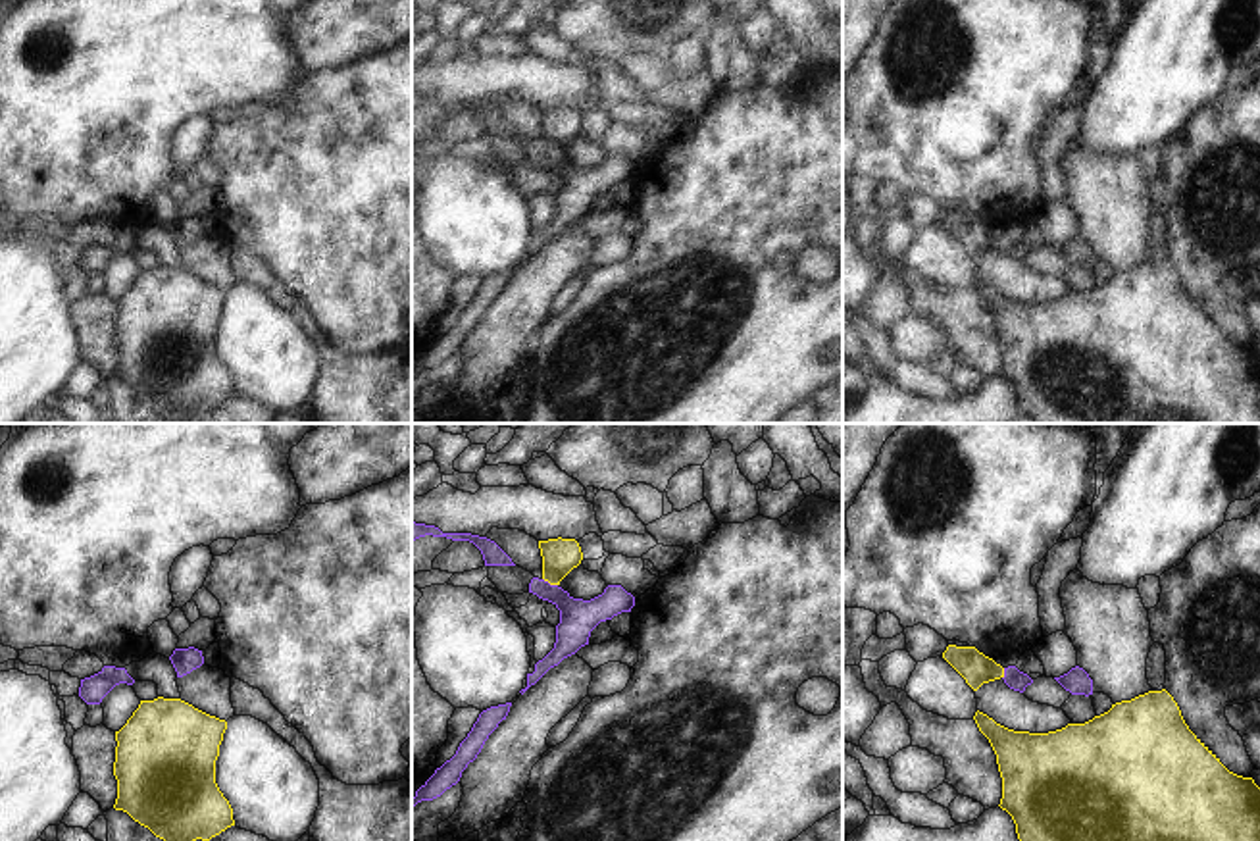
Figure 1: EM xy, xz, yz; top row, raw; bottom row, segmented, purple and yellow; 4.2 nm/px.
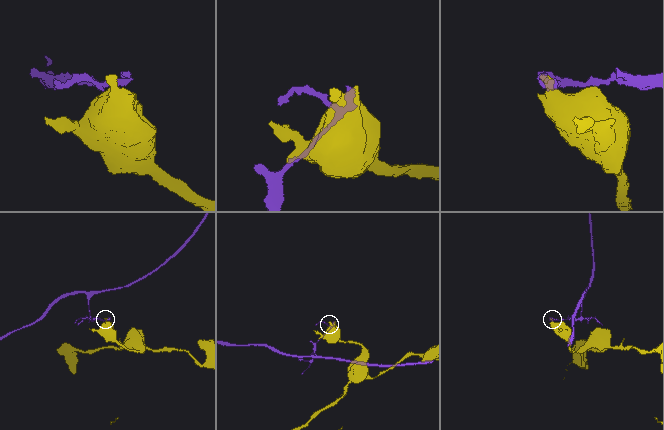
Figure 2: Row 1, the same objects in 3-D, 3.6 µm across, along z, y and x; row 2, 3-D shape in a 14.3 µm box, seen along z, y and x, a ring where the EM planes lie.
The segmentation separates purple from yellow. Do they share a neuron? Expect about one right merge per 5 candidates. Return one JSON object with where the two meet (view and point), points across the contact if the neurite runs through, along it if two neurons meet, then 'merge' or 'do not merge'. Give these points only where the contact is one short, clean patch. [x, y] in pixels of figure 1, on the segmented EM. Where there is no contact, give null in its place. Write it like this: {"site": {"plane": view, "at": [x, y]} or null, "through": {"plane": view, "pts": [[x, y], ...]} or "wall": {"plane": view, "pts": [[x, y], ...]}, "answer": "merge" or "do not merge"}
{"site": {"plane": "xz", "at": [549, 584]}, "wall": {"plane": "xz", "pts": [[543, 578], [556, 586]]}, "answer": "do not merge"}

